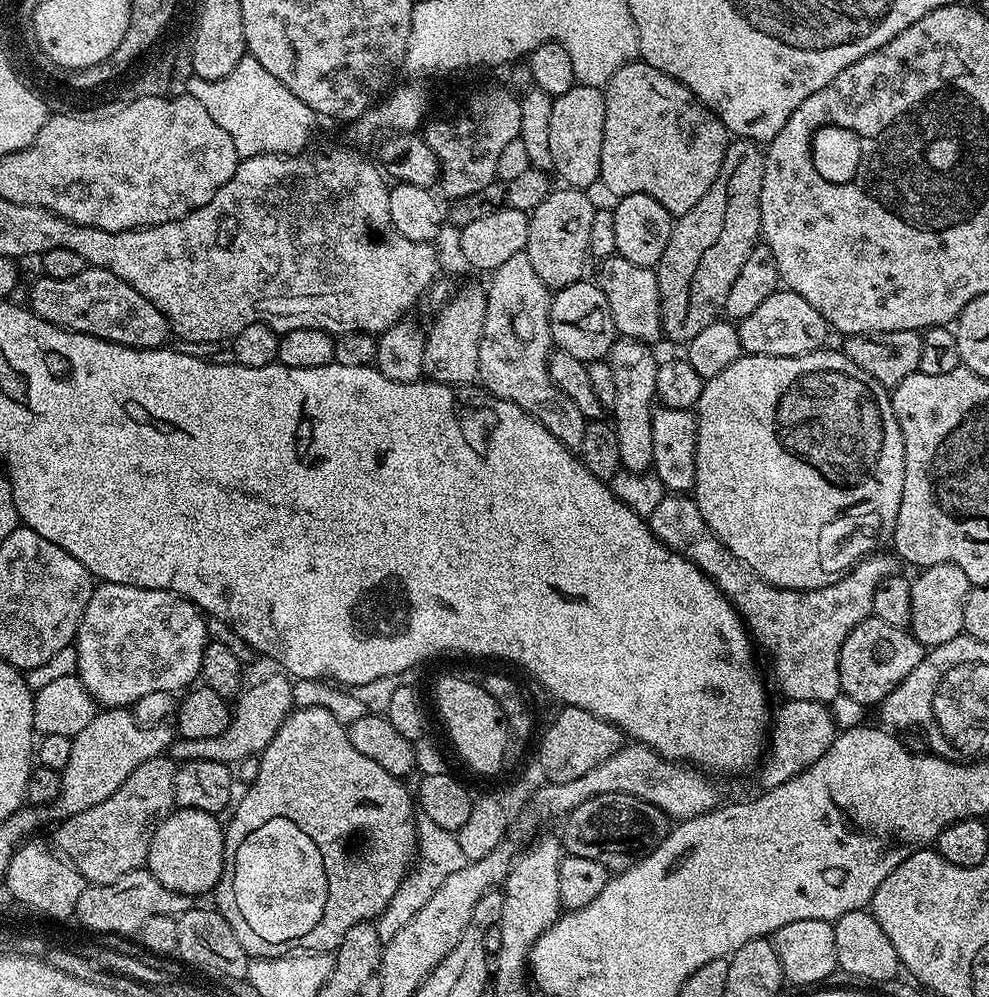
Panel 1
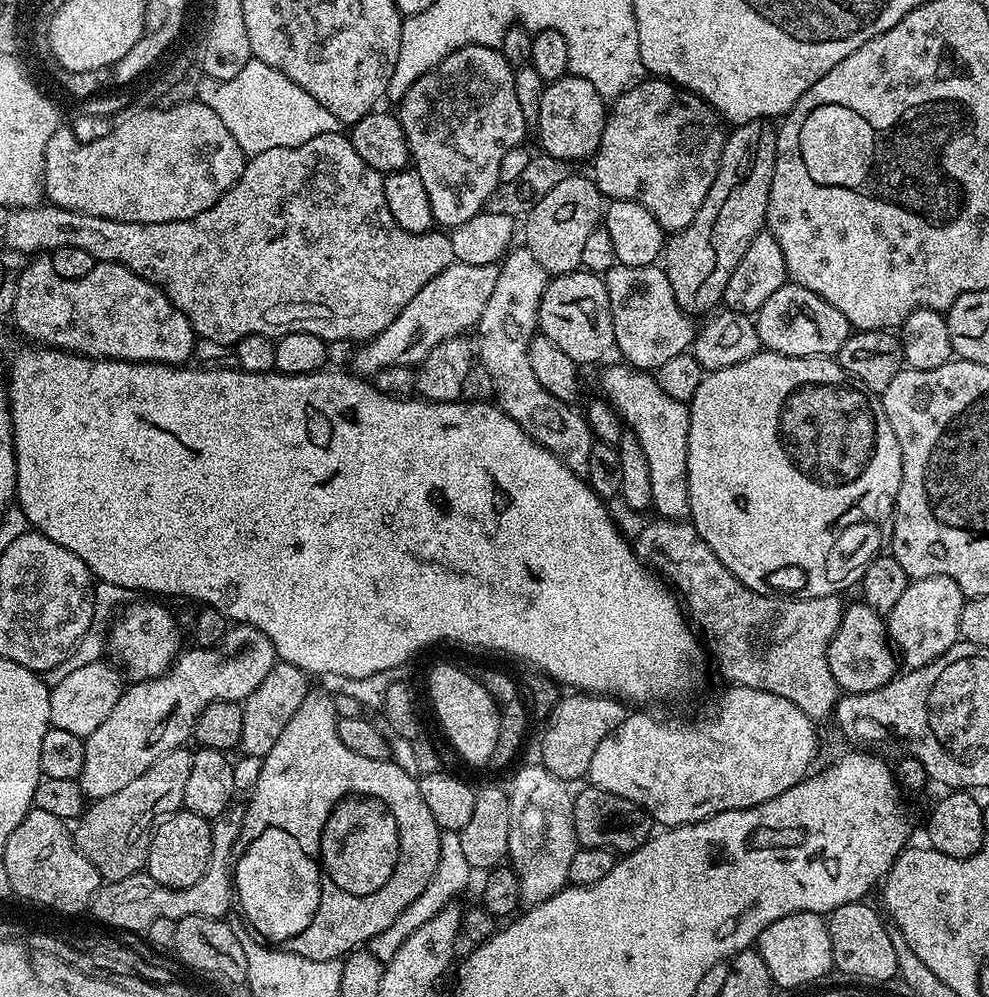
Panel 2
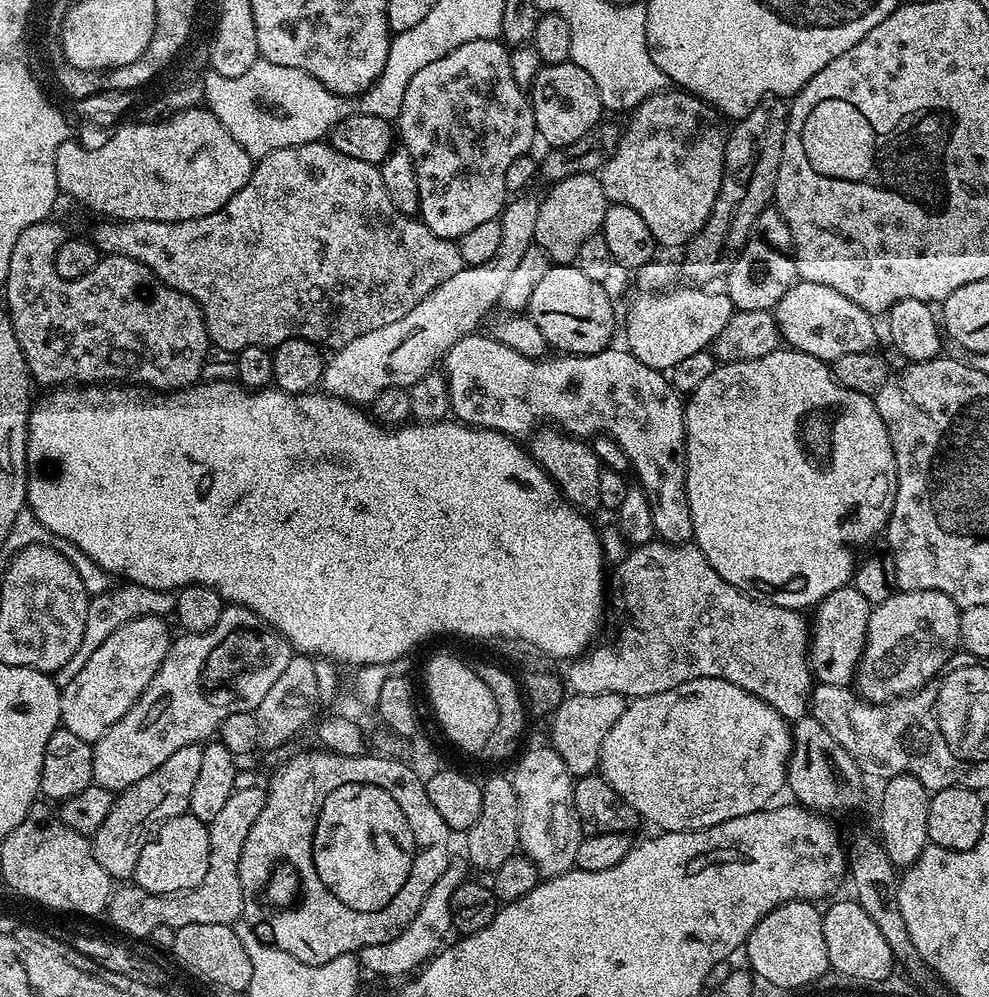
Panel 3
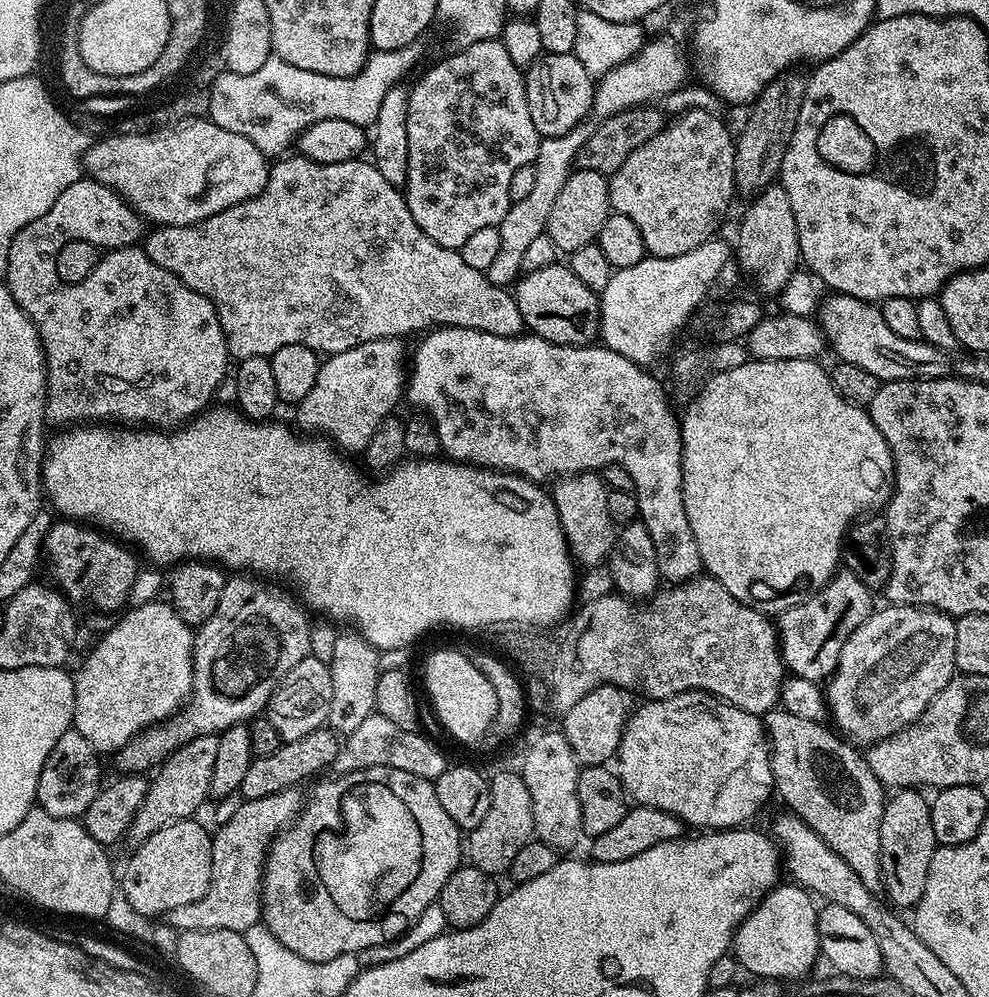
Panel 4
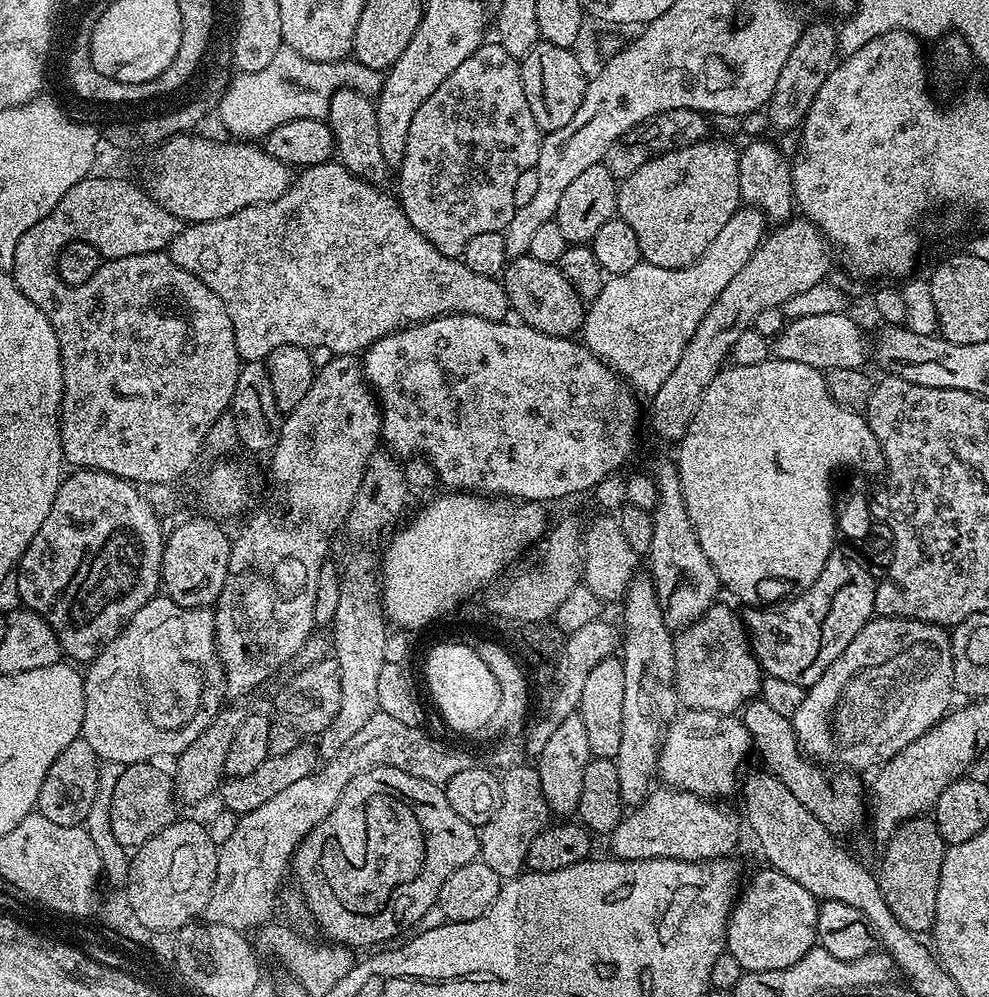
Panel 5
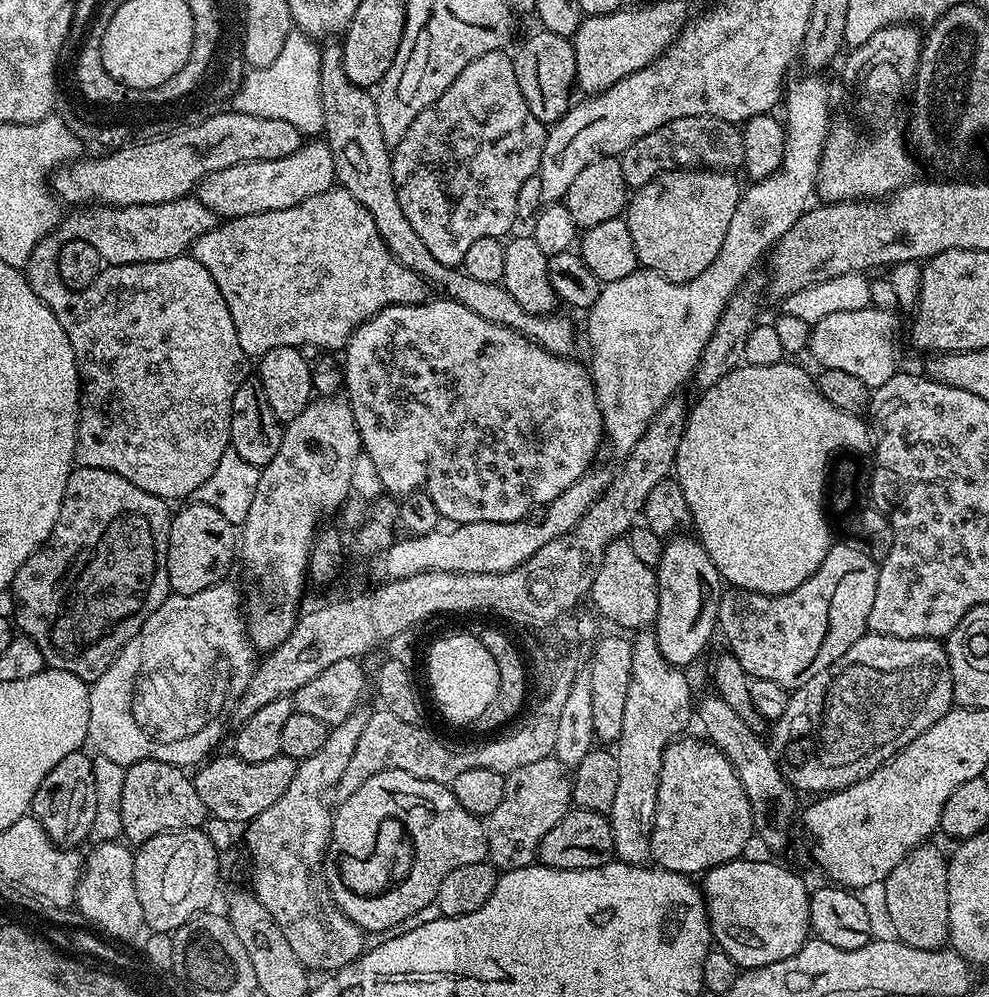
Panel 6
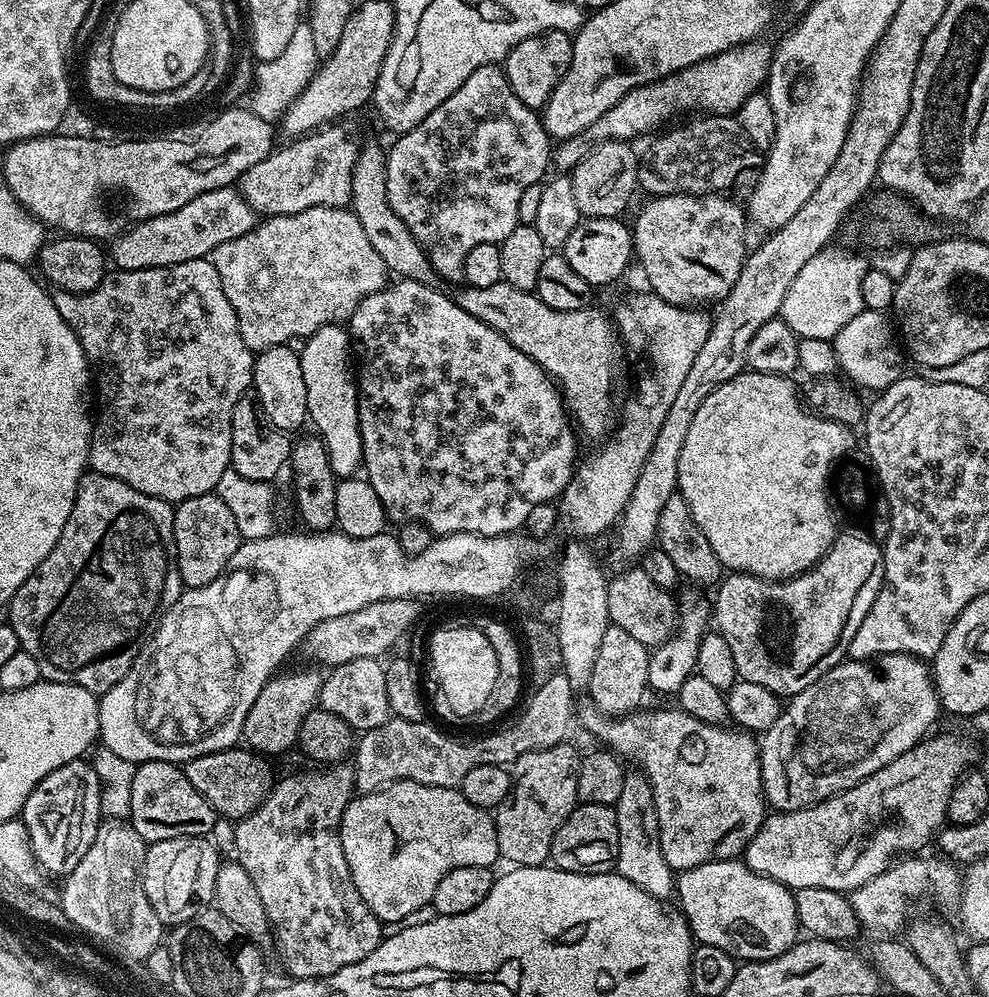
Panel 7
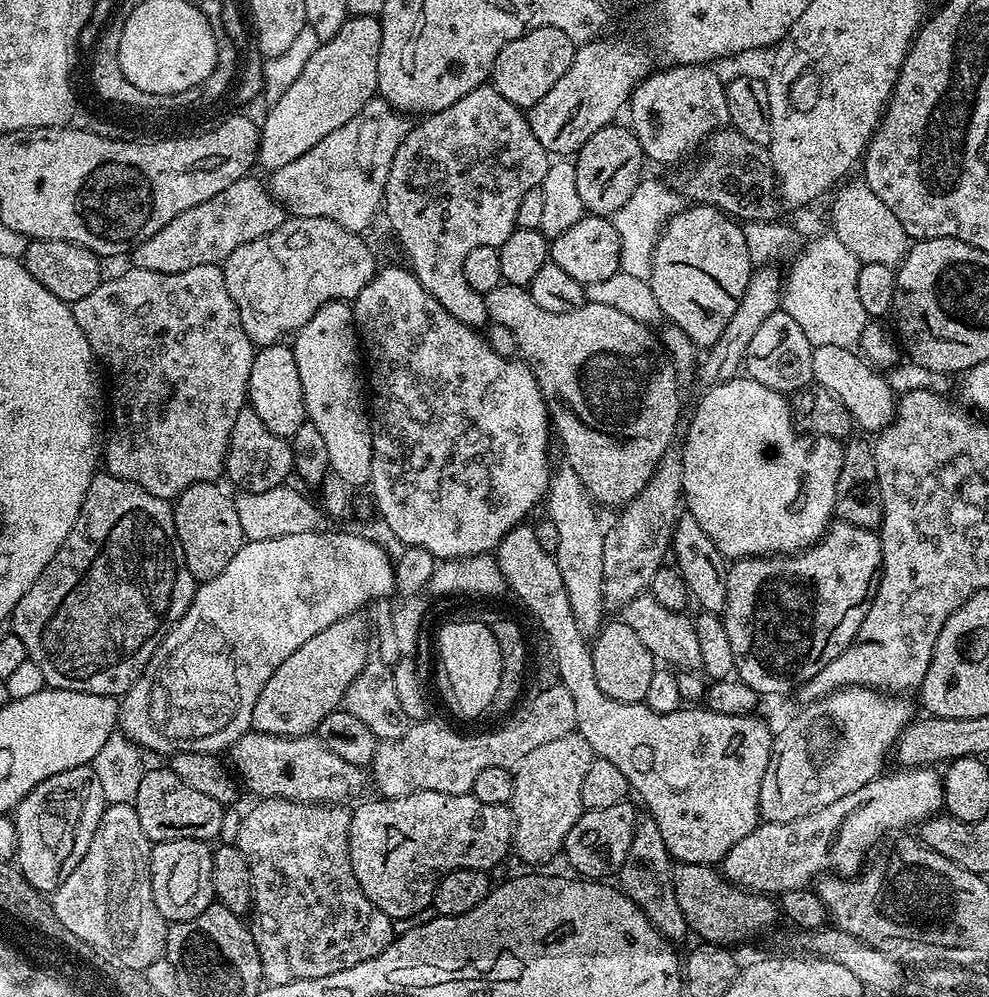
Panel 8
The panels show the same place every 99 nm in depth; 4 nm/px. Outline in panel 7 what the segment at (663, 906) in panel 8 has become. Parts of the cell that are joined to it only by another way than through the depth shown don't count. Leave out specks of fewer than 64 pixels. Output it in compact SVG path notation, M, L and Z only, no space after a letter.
M629 771L622 782L622 794L614 807L618 818L618 858L615 871L622 878L634 882L634 886L646 890L646 894L667 901L674 892L674 870L666 858L662 858L658 814L654 810L654 796L647 778L639 771Z

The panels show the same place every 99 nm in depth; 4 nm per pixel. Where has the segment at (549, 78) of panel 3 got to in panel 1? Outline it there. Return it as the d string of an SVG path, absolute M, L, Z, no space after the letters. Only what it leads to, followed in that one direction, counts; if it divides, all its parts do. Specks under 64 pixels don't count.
M577 82L566 94L553 99L550 106L551 171L557 172L567 187L588 190L592 183L599 181L605 130L606 102L601 89Z

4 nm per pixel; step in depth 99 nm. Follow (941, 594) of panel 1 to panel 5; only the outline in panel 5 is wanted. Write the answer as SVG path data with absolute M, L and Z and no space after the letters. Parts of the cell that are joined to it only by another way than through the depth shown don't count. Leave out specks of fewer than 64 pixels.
M876 616L868 620L842 650L842 654L805 691L802 706L791 716L792 729L805 756L817 762L835 762L844 770L875 769L914 738L926 734L953 707L952 641L938 624L907 620L901 616Z

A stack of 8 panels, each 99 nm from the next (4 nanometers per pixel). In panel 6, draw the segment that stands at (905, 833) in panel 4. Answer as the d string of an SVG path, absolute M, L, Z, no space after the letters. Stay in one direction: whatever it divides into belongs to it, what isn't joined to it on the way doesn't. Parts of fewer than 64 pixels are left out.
M930 842L908 852L906 858L882 882L884 906L893 935L916 949L936 949L948 941L949 892L947 857Z

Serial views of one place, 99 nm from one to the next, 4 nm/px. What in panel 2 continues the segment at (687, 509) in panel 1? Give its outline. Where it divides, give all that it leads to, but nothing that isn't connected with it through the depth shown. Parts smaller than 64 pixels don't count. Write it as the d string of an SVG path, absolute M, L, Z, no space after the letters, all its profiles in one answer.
M656 518L653 519L653 521L653 524L652 521L645 523L642 534L638 534L634 537L634 551L636 557L643 560L649 569L659 573L659 575L678 593L679 599L682 601L683 607L686 609L691 623L698 629L699 635L706 645L707 651L708 648L712 651L712 656L716 659L716 664L720 667L721 674L728 679L728 682L742 688L766 690L770 694L778 694L778 698L786 698L786 702L794 702L794 706L798 706L798 710L805 712L805 714L814 721L823 721L823 716L831 717L836 707L838 689L834 682L834 674L830 674L828 647L844 617L844 609L846 607L845 601L840 601L841 597L839 595L803 600L797 596L763 596L762 594L758 594L754 590L742 586L742 582L738 582L738 578L734 578L734 574L730 574L730 570L726 570L726 566L722 566L722 562L718 562L718 554L714 554L714 550L710 550L710 546L706 546L706 542L698 534L696 527L687 519L666 520L663 518Z

